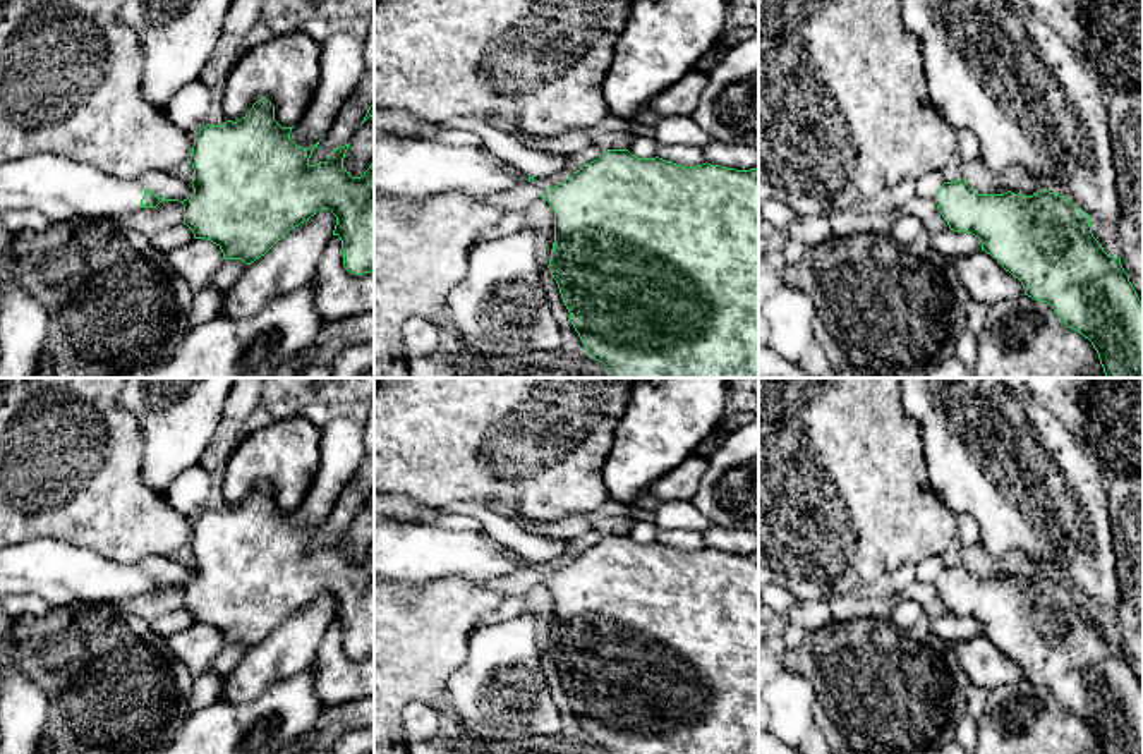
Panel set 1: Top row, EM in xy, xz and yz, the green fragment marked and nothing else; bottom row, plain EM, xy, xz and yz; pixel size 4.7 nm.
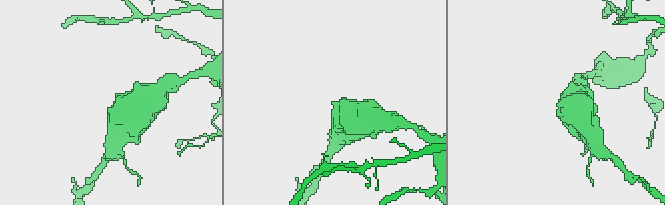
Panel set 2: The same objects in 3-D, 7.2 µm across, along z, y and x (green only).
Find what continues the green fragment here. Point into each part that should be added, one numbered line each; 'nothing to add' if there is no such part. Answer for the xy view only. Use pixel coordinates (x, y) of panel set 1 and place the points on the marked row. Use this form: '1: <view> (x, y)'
1: xy (62, 189)

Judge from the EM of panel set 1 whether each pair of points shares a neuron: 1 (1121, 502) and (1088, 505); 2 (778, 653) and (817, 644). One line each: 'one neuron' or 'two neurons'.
1: two neurons
2: two neurons

